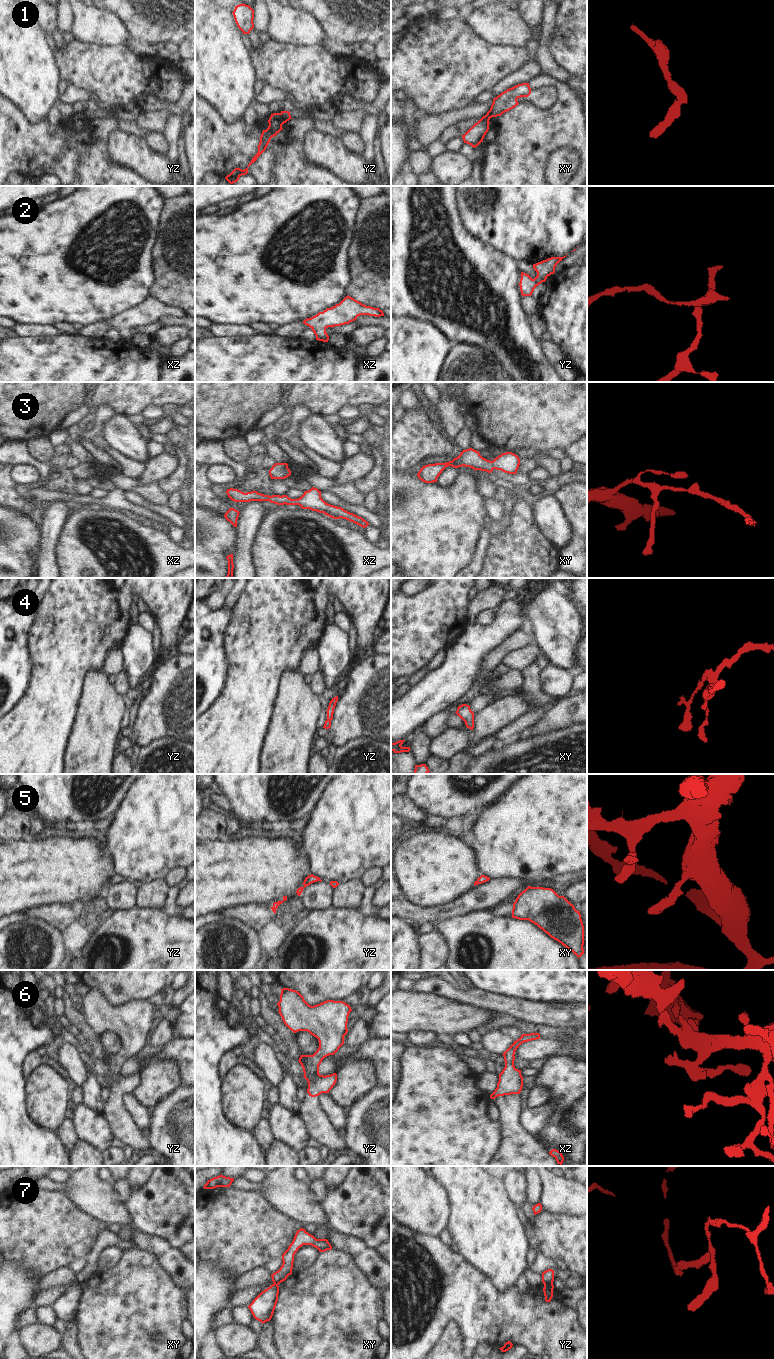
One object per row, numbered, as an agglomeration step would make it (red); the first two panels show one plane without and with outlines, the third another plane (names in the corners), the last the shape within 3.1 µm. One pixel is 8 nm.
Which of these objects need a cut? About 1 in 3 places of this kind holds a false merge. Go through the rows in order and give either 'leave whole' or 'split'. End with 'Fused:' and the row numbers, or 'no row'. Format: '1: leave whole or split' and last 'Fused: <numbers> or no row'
1: split
2: leave whole
3: leave whole
4: leave whole
5: leave whole
6: leave whole
7: split
Fused: 1, 7

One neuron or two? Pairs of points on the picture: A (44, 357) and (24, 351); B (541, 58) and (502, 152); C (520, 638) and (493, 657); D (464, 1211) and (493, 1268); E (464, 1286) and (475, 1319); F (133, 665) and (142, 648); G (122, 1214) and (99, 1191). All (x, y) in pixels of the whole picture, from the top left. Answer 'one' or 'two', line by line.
A: one
B: two
C: one
D: one
E: one
F: one
G: one

